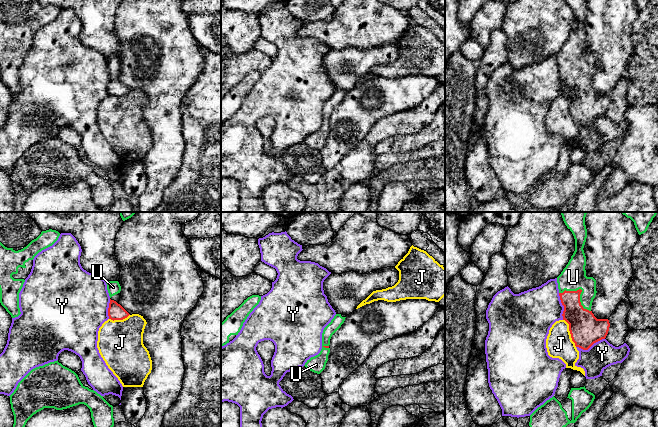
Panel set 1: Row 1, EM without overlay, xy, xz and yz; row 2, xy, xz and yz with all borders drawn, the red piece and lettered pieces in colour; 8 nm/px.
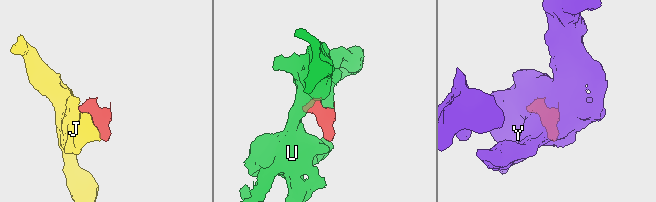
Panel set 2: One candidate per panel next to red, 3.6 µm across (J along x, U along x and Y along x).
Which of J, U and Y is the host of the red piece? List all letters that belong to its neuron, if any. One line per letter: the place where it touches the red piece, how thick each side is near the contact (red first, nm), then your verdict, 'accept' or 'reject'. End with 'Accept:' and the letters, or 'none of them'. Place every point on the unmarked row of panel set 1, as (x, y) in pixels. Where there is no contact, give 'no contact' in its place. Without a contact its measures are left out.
J: meets red in yz at (570, 109); 260 nm thick on the red side, 220 nm on the other; reject
U: meets red in yz at (581, 67); 220 nm thick on the red side, 200 nm on the other; accept
Y: meets red in yz at (590, 122); 260 nm thick on the red side, 220 nm on the other; reject
Accept: U

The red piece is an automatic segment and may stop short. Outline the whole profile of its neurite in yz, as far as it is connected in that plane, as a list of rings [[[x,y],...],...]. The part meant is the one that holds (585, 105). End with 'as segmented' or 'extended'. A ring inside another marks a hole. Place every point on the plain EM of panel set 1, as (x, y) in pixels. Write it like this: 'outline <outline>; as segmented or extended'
outline [[[565,0],[575,15],[575,27],[566,43],[557,53],[559,72],[564,82],[563,96],[569,100],[576,123],[588,126],[594,119],[605,115],[610,99],[597,95],[591,87],[596,72],[596,56],[586,52],[584,21],[587,14],[585,0]]]; extended

